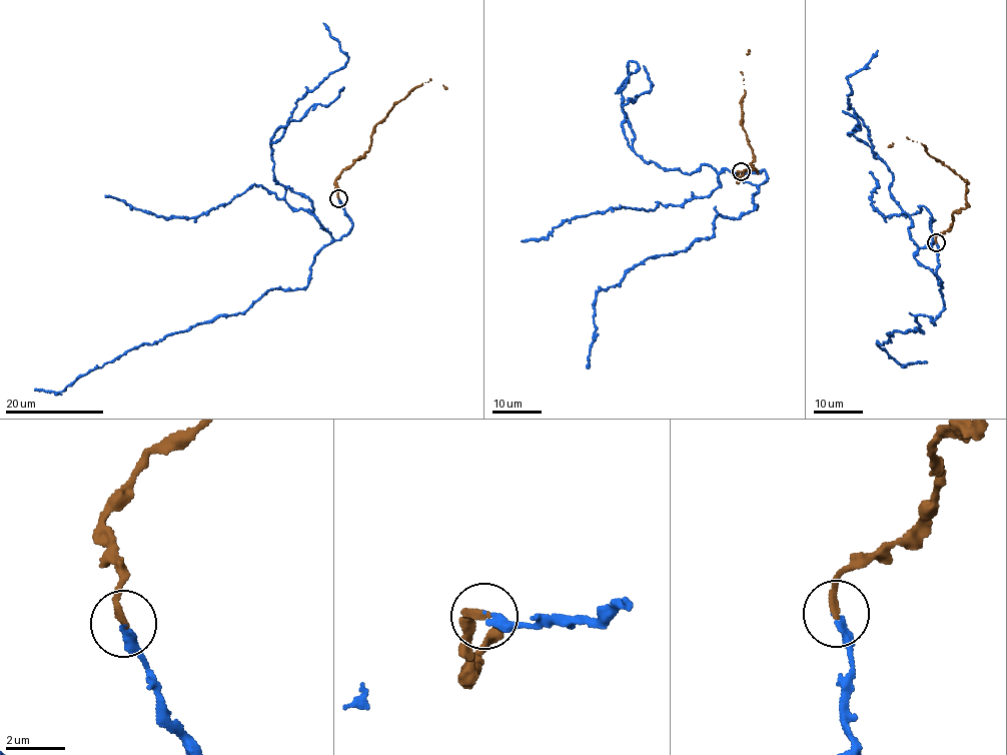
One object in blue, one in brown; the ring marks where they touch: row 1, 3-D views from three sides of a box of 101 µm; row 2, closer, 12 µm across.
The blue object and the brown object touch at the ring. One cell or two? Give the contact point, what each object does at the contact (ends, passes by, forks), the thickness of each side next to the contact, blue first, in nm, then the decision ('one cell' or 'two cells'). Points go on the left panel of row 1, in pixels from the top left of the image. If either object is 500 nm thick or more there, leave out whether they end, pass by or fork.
(338, 198) | blue ends | brown ends | 200/200 nm | one cell

